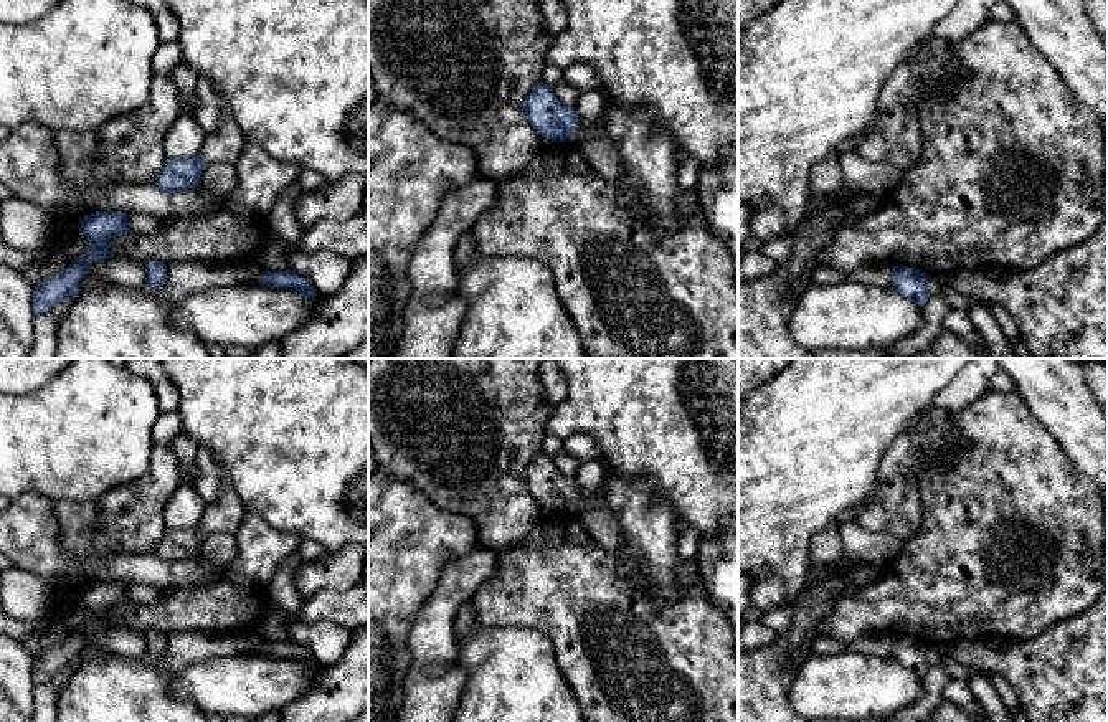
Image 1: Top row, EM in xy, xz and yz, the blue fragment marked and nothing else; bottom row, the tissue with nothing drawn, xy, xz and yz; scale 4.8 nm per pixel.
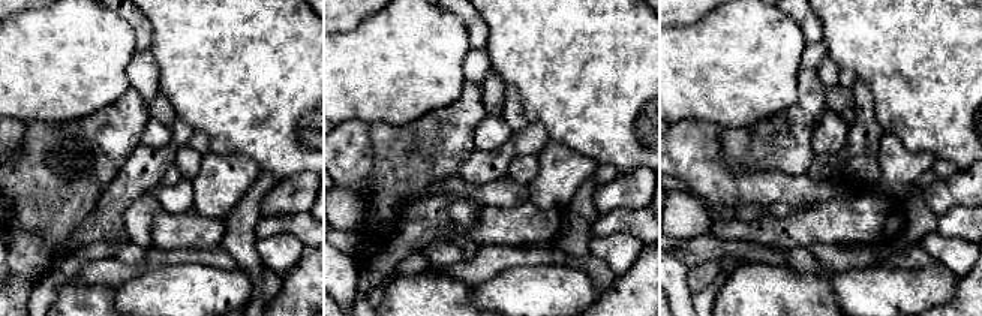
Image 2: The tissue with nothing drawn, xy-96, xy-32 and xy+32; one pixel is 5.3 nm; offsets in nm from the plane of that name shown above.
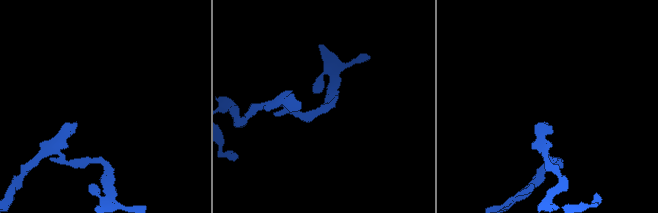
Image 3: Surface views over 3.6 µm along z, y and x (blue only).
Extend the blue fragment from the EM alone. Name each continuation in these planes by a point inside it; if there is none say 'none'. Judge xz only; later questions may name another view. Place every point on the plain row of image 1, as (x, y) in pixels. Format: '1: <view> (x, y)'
1: xz (596, 517)

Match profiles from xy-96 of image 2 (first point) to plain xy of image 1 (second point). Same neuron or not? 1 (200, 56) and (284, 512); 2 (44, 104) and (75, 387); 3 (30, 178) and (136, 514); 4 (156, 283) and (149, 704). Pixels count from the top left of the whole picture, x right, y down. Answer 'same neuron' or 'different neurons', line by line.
1: same neuron
2: same neuron
3: same neuron
4: different neurons

